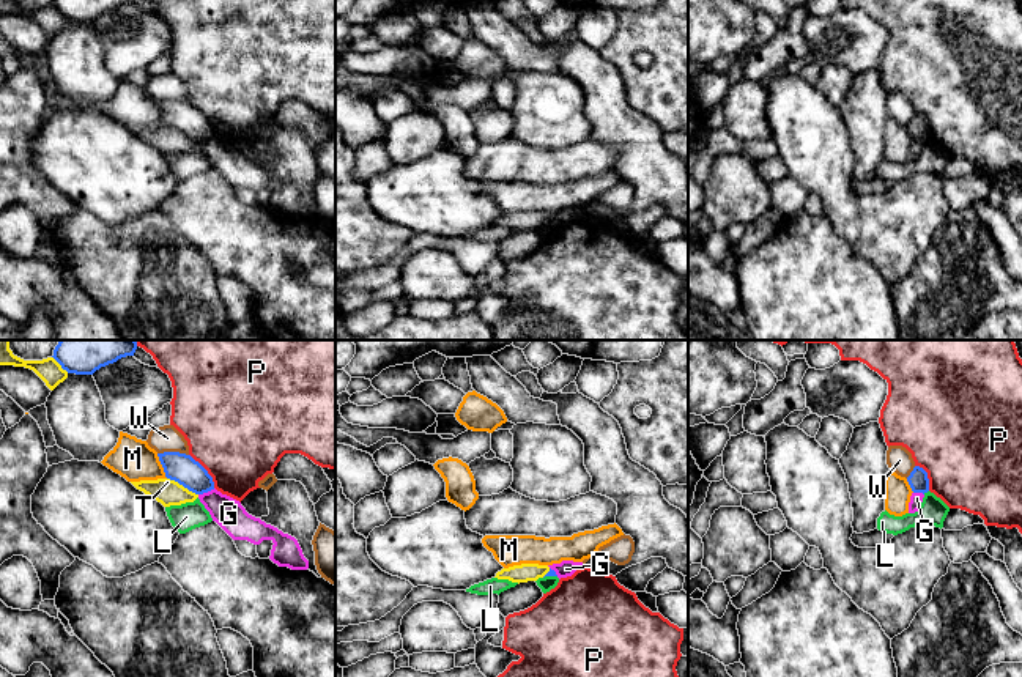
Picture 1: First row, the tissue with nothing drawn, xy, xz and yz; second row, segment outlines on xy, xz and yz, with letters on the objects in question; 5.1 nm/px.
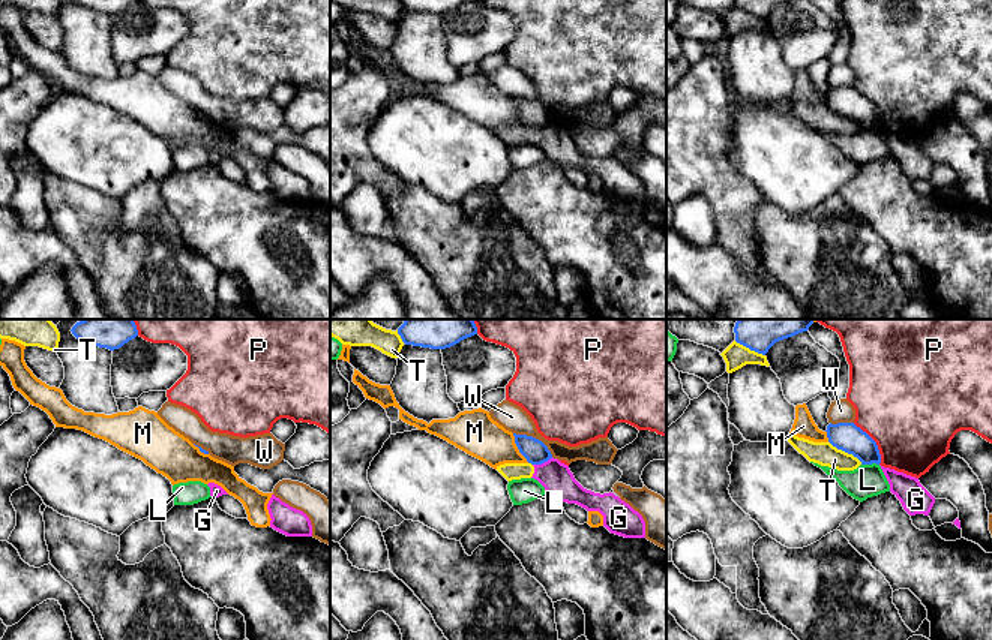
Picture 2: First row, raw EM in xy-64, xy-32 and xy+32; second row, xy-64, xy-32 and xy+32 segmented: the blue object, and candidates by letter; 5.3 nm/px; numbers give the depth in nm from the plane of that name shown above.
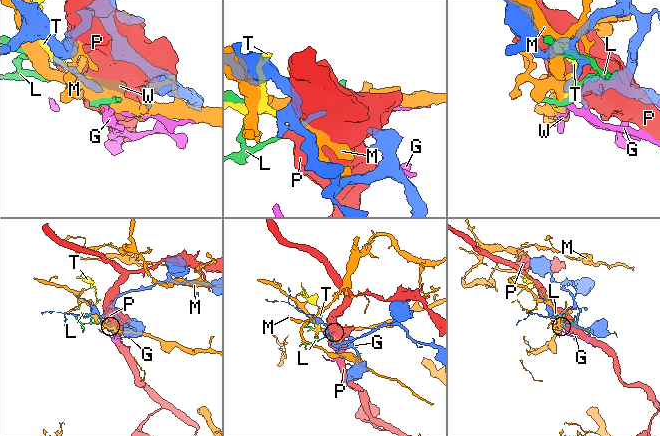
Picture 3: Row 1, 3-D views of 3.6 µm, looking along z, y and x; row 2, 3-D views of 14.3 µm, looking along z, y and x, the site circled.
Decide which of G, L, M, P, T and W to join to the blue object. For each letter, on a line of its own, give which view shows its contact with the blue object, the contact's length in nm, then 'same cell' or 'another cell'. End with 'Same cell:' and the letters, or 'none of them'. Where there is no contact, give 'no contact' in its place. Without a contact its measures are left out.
G: xy | 90 nm | another cell
L: yz | 40 nm | another cell
M: xy | 140 nm | another cell
P: xy | 220 nm | another cell
T: xy | 180 nm | another cell
W: xy | 160 nm | another cell
Same cell: none of them

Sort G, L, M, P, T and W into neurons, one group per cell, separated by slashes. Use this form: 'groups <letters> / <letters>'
groups G T / L / M / P / W

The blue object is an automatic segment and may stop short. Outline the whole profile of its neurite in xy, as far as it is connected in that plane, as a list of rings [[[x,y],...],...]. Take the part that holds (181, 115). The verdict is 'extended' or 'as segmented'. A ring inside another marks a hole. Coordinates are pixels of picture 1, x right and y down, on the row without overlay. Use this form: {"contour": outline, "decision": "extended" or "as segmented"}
{"contour": [[[164,99],[157,101],[157,104],[167,126],[178,129],[195,142],[203,142],[214,137],[213,124],[191,102]]], "decision": "as segmented"}

